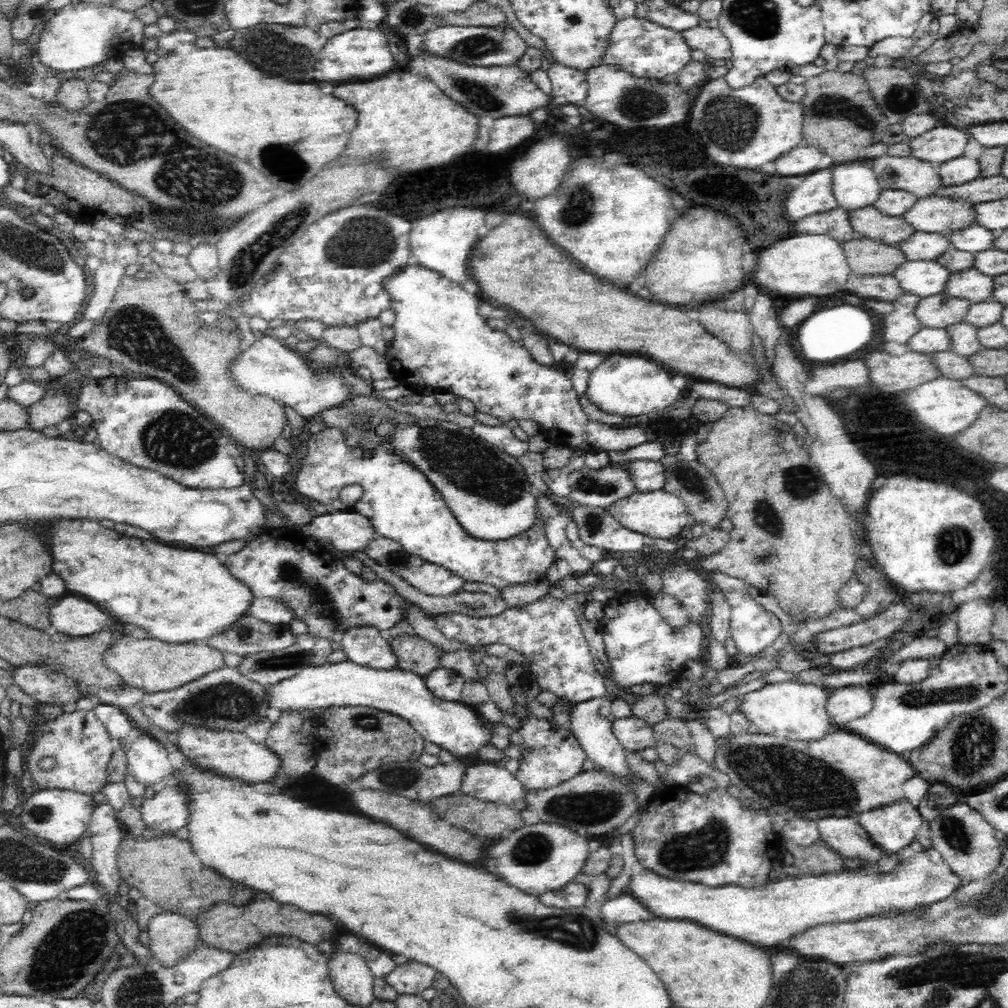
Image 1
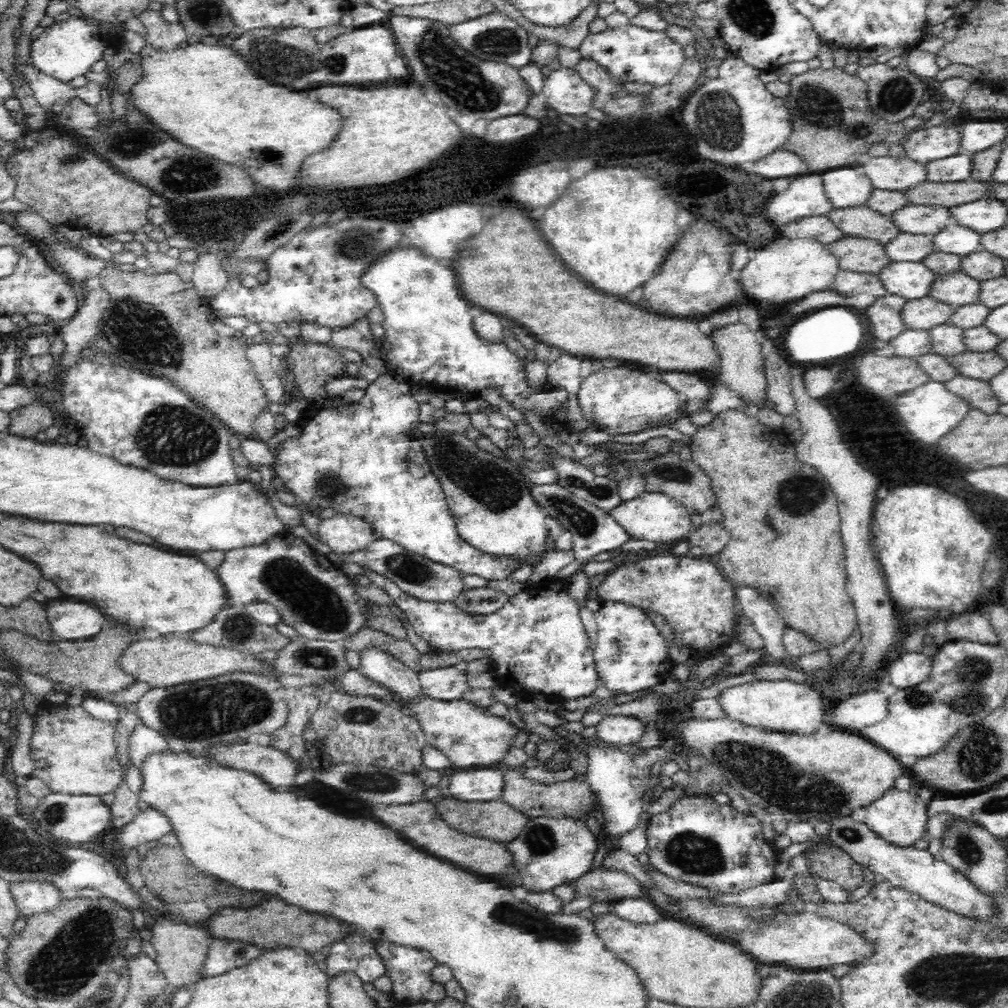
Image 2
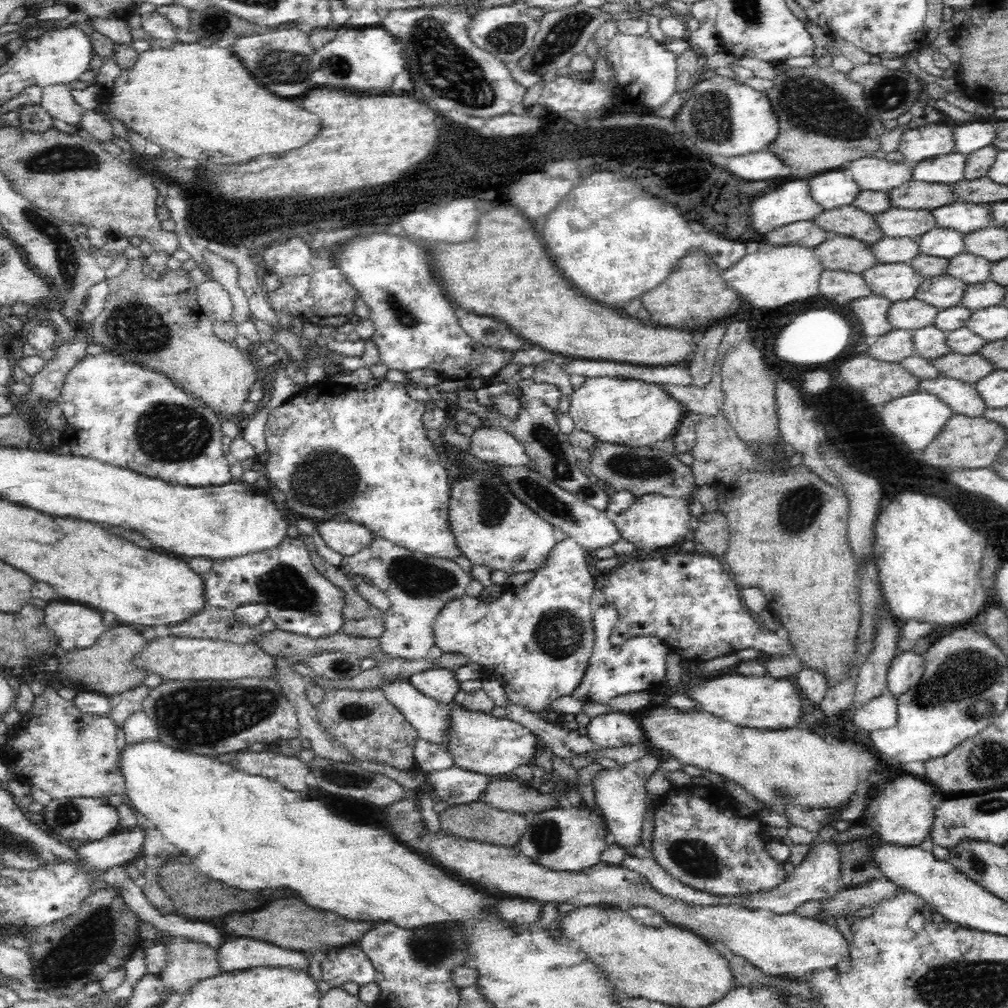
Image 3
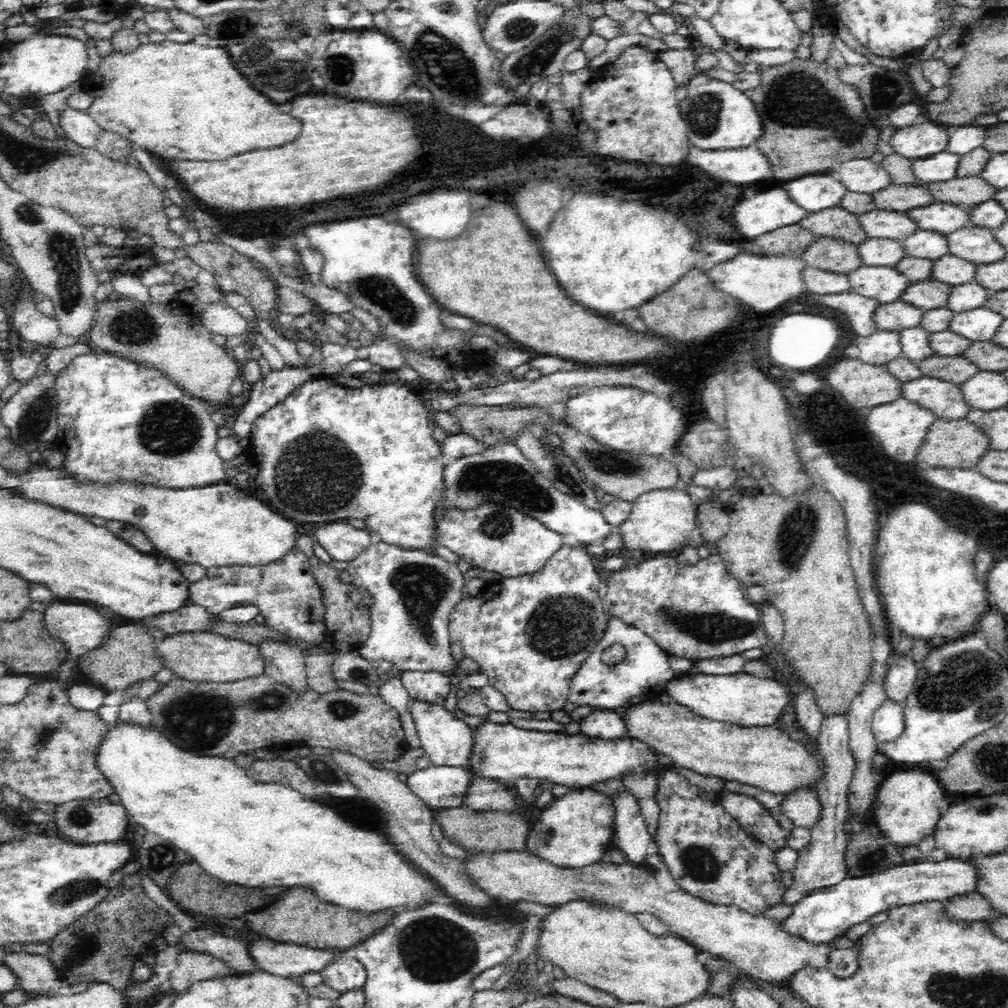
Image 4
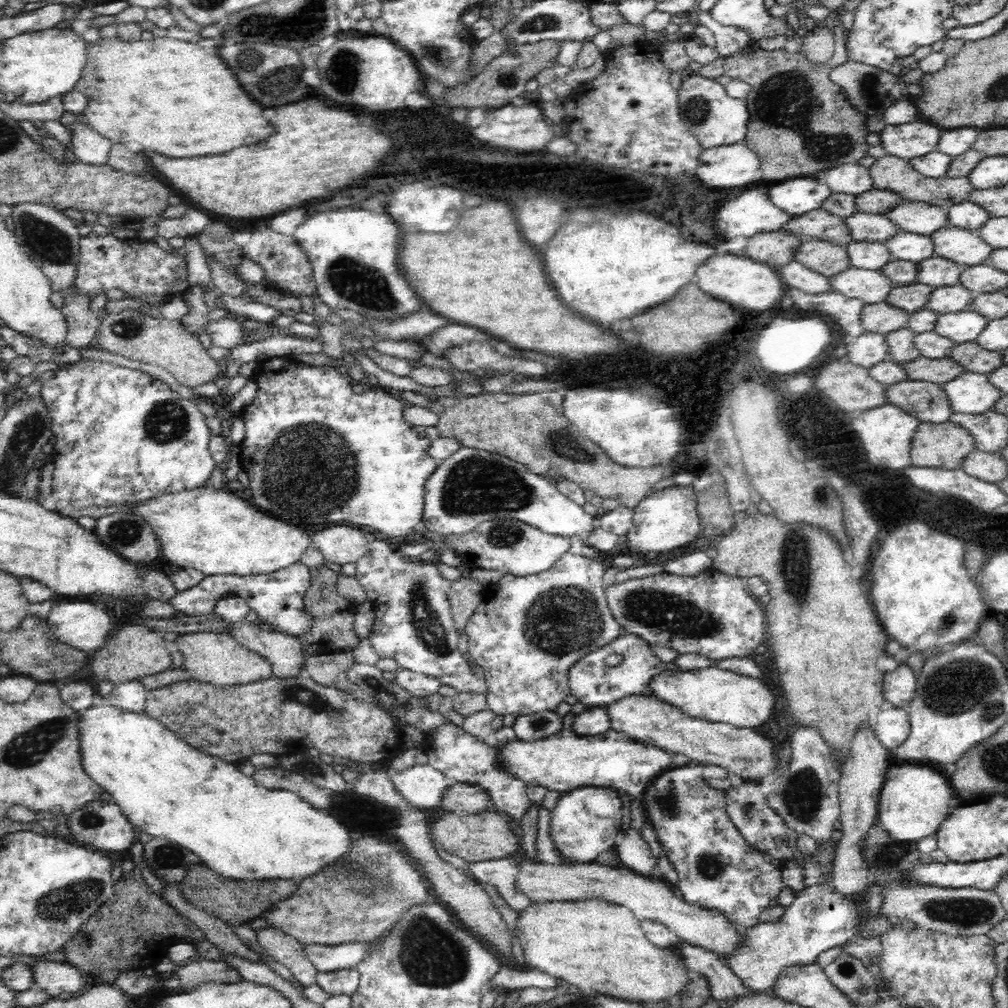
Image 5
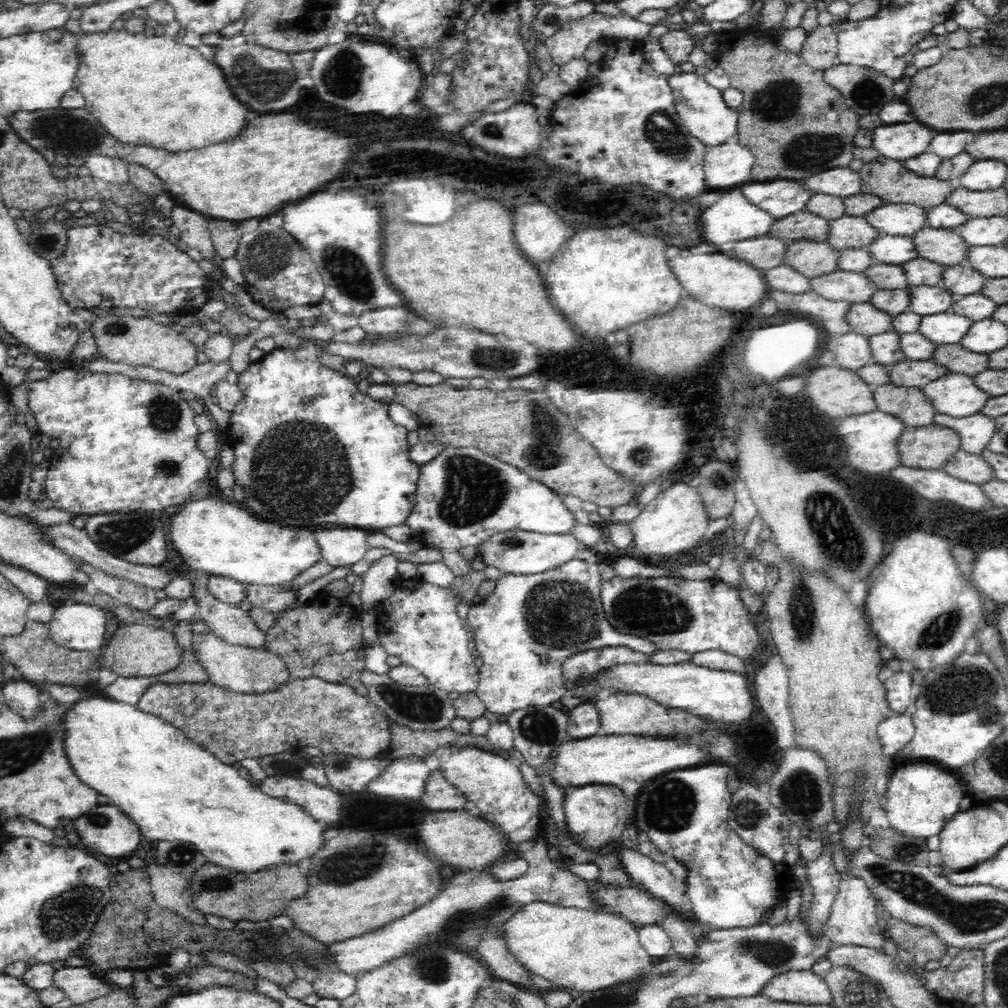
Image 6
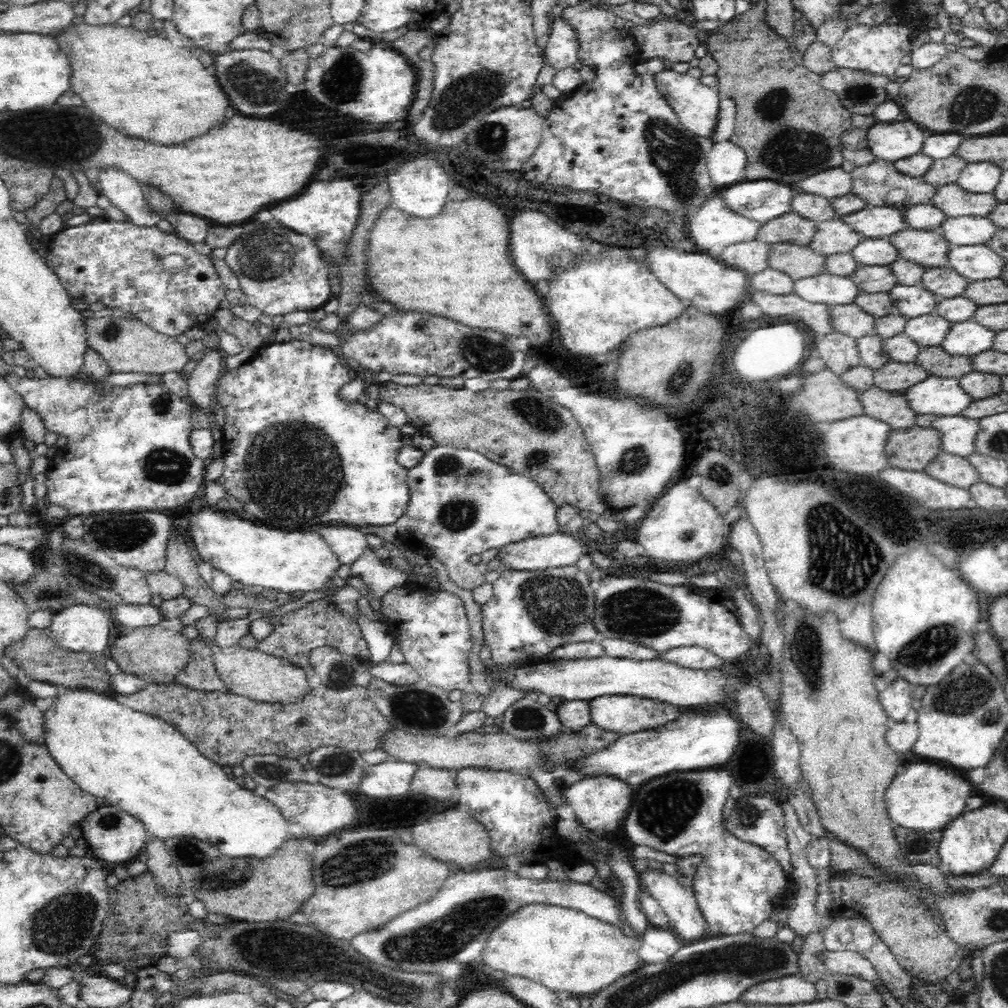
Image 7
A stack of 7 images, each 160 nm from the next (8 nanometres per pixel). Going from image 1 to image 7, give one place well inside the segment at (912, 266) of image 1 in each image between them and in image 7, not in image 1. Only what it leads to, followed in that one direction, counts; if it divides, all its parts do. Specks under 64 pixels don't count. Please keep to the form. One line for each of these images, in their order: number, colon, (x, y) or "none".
2: (912, 280)
3: (896, 281)
4: (886, 284)
5: (871, 286)
6: (854, 287)
7: (829, 289)

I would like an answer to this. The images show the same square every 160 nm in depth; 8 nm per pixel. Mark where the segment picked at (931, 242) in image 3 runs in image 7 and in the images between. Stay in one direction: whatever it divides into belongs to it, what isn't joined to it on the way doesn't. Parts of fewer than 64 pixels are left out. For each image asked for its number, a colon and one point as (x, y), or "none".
4: (932, 245)
5: (906, 245)
6: (889, 249)
7: (871, 251)

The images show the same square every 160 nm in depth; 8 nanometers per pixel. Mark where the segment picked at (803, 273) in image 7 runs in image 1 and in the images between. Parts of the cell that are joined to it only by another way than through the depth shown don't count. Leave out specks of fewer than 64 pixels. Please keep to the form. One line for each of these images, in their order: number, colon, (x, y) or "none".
1: (866, 257)
2: (863, 255)
3: (840, 253)
4: (834, 255)
5: (824, 257)
6: (812, 259)

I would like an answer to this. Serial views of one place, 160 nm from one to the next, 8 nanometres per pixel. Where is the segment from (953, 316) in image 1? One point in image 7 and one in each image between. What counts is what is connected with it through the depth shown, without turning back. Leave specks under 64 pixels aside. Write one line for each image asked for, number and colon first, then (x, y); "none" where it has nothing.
2: (925, 313)
3: (913, 314)
4: (896, 316)
5: (882, 317)
6: (866, 319)
7: (850, 319)

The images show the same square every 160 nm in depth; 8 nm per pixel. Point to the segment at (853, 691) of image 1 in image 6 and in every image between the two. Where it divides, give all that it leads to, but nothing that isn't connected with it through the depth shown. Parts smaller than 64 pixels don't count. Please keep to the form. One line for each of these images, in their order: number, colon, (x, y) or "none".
2: (858, 710)
3: (878, 712)
4: (887, 723)
5: (891, 726)
6: (894, 731)

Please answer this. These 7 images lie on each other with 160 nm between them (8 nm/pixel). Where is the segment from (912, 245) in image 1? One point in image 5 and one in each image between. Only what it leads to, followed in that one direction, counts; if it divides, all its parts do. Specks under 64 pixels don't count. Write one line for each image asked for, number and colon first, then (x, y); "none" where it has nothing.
2: (906, 247)
3: (890, 249)
4: (875, 251)
5: (867, 255)

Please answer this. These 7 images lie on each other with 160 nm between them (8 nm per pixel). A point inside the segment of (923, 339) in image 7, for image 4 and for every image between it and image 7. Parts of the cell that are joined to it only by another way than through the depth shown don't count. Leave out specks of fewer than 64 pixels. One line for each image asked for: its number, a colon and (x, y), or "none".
4: (979, 324)
5: (965, 326)
6: (949, 327)

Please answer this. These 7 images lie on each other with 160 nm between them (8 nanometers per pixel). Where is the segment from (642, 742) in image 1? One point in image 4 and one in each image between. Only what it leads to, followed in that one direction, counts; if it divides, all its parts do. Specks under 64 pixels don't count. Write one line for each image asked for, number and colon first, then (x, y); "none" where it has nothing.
2: (617, 729)
3: (616, 729)
4: (603, 724)

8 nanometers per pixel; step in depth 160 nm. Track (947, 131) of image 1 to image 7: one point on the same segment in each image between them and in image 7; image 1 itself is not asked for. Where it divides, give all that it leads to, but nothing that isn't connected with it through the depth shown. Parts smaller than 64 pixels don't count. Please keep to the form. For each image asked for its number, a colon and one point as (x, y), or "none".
2: (927, 145)
3: (931, 141)
4: (922, 141)
5: (908, 141)
6: (901, 142)
7: (887, 141)

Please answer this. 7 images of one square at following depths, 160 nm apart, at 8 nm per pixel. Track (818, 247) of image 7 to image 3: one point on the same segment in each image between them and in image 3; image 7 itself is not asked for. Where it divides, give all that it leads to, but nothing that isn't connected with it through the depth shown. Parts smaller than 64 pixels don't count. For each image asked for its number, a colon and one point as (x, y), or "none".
3: (897, 222)
4: (878, 224)
5: (868, 227)
6: (849, 231)

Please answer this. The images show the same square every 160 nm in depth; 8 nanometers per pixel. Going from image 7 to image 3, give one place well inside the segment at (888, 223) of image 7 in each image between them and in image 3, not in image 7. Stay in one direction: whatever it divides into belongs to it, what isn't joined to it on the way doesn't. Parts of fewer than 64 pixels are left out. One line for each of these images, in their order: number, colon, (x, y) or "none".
3: (966, 217)
4: (944, 217)
5: (918, 217)
6: (895, 219)

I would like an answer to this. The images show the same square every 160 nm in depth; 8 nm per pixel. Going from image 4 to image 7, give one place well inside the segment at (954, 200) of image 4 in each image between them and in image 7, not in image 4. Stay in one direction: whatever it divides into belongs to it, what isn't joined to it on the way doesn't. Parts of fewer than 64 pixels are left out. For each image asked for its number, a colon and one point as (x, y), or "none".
5: (889, 172)
6: (888, 179)
7: (880, 183)

